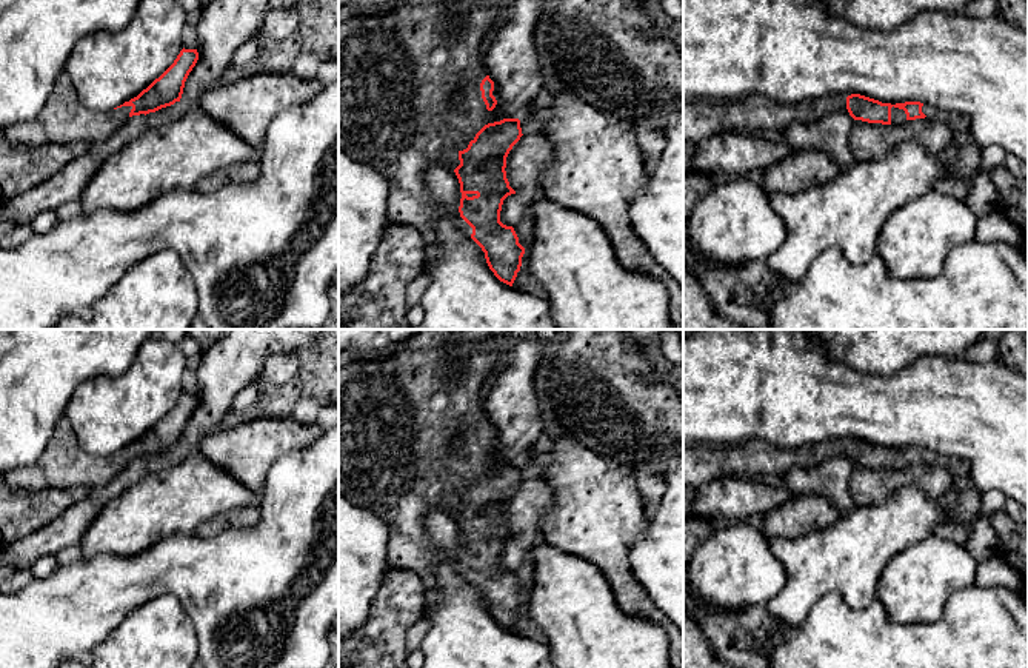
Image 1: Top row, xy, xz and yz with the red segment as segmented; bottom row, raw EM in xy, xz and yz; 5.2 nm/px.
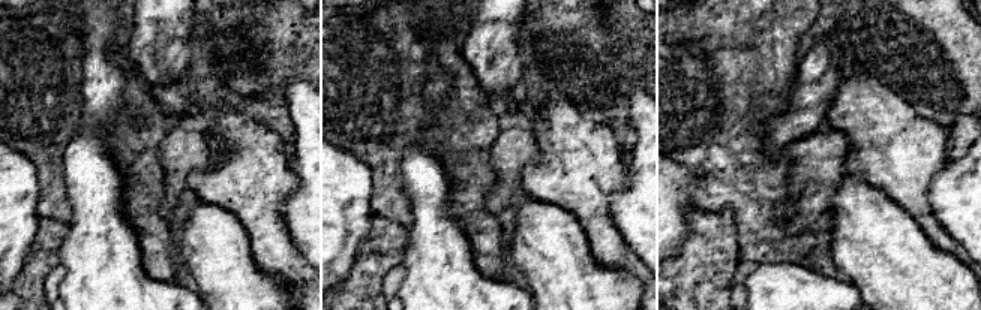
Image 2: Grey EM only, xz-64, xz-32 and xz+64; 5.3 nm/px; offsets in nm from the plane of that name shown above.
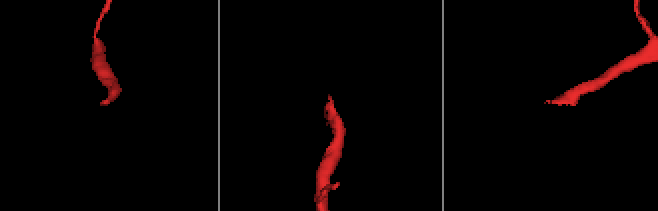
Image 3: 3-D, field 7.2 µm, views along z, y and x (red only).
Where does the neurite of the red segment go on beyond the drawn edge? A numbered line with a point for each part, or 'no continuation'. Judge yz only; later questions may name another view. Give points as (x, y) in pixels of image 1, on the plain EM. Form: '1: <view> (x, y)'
1: yz (897, 460)

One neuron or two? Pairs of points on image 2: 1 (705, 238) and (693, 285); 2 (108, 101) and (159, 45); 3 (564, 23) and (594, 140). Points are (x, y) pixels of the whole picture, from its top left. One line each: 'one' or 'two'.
1: one
2: two
3: two

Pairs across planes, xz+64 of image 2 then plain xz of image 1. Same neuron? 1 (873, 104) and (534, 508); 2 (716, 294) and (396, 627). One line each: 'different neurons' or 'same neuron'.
1: different neurons
2: same neuron

